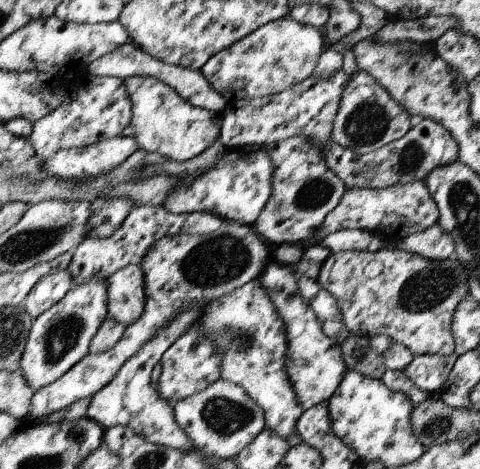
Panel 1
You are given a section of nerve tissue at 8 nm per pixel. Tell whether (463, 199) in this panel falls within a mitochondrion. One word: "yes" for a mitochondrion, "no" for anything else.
yes

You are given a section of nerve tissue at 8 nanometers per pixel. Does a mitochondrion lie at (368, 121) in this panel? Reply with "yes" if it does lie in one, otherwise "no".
yes

